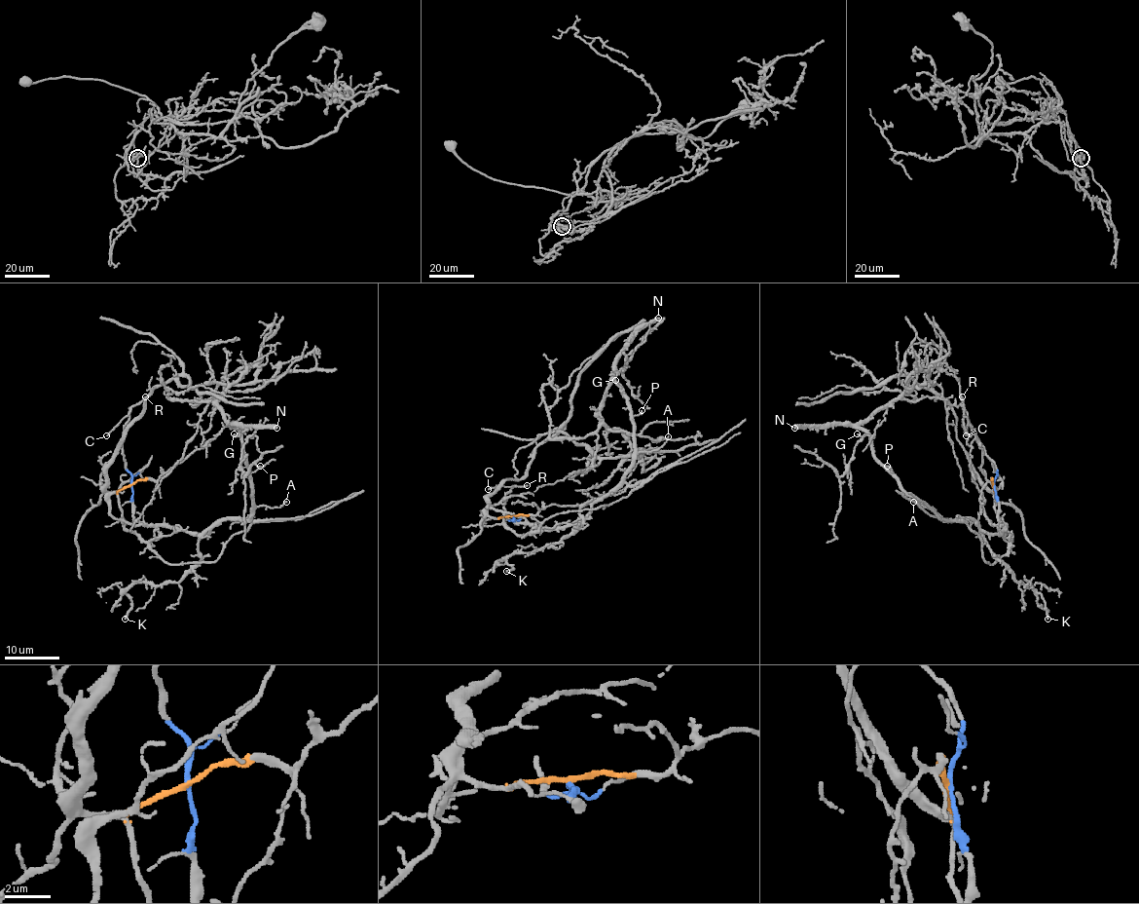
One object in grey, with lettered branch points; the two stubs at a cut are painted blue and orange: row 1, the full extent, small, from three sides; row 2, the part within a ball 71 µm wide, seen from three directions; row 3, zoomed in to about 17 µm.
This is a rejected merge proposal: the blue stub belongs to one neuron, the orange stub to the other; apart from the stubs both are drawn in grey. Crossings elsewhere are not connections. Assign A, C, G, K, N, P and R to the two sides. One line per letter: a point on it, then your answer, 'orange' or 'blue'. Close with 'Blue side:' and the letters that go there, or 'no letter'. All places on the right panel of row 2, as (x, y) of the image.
A: place (913, 502); blue
C: place (966, 435); blue
G: place (857, 433); blue
K: place (1047, 619); blue
N: place (794, 428); blue
P: place (887, 466); blue
R: place (962, 396); blue
Blue side: A, C, G, K, N, P, R

